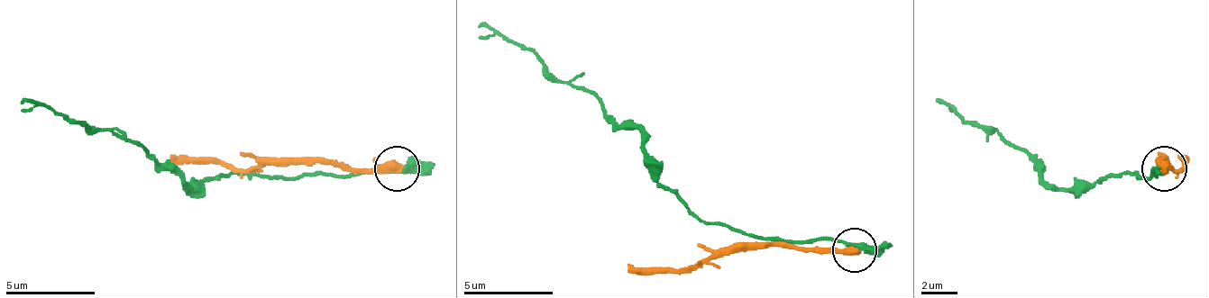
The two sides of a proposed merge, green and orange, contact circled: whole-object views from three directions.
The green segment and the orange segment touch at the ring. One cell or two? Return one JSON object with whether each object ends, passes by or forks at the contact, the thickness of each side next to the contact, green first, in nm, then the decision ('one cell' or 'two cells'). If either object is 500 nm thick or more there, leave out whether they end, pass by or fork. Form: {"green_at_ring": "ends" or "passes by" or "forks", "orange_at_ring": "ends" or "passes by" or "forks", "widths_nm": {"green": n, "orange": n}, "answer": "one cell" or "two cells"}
{"widths_nm": {"green": 340, "orange": 500}, "answer": "two cells"}

